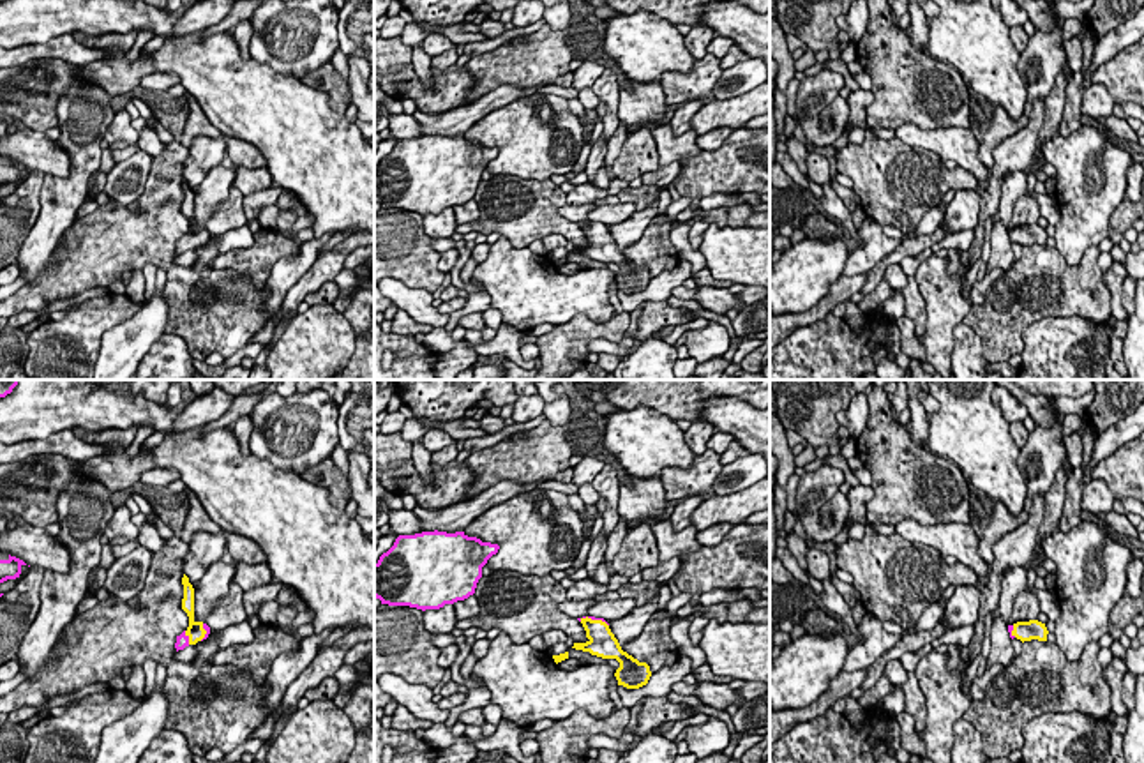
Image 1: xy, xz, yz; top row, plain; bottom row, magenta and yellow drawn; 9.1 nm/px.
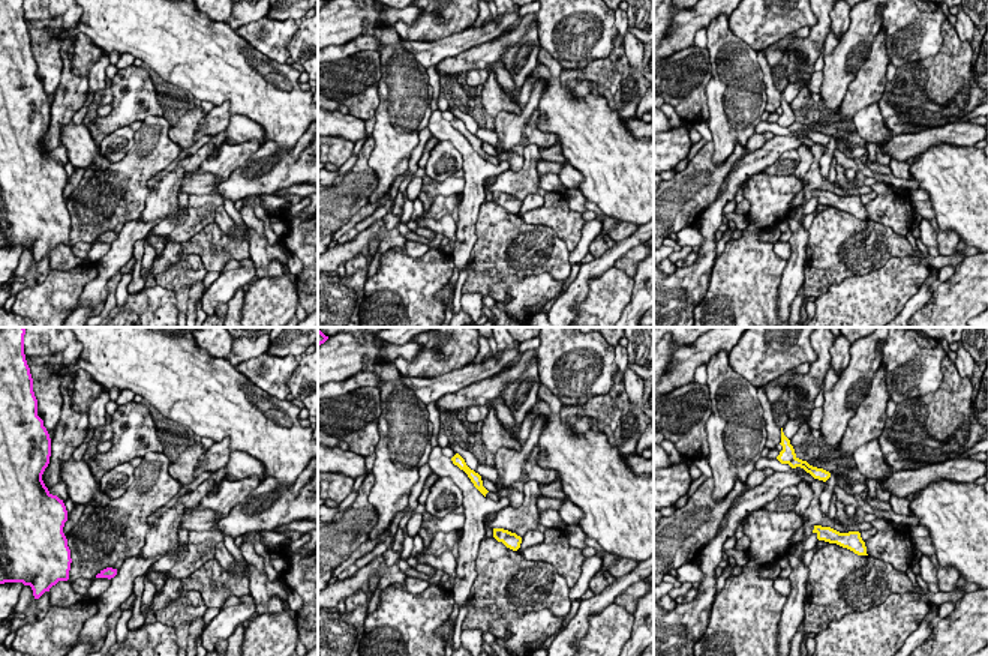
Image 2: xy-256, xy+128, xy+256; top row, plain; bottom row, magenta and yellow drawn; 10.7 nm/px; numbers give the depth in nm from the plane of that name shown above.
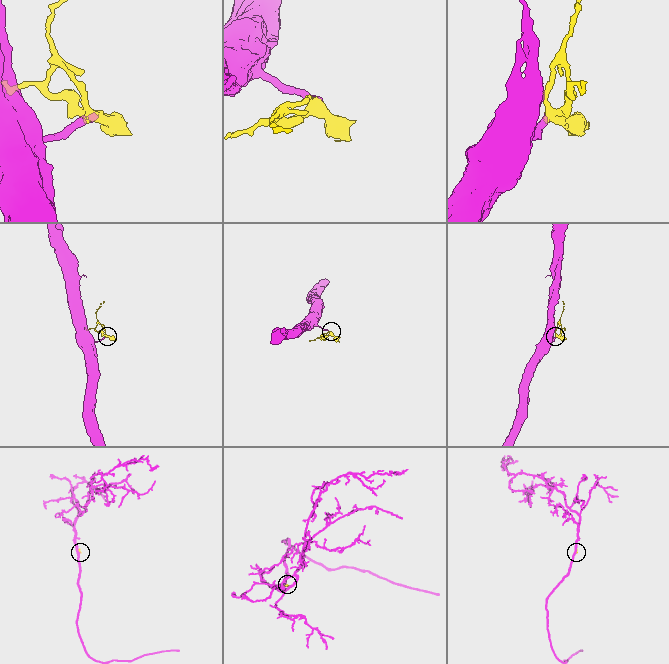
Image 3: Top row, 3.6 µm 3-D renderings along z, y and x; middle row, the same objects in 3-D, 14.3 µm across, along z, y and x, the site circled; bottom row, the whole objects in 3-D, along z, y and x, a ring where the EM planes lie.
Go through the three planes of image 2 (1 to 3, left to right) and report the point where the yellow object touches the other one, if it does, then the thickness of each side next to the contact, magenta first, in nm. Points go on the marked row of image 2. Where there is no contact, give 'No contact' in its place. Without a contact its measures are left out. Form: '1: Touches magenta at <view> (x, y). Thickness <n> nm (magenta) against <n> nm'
1: No contact
2: No contact
3: No contact

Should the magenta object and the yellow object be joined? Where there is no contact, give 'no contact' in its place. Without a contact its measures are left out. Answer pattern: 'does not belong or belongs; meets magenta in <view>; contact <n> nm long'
belongs; meets magenta in xy; contact 140 nm long

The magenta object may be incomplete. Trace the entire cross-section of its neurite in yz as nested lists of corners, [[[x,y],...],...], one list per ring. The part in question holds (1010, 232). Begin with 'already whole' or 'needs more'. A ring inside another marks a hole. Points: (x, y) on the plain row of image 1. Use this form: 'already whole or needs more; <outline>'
needs more; [[[1038,224],[1017,226],[1013,230],[1008,230],[1008,237],[1012,244],[1017,242],[1022,247],[1031,244],[1047,246],[1049,238],[1045,228]]]

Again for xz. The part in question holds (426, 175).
already whole; [[[422,136],[399,140],[394,150],[374,168],[374,201],[388,210],[440,214],[475,198],[482,171],[496,159],[498,148],[482,147],[464,136]]]

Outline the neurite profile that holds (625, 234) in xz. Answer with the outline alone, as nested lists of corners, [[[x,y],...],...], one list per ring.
[[[660,189],[655,193],[657,200],[644,210],[636,210],[627,221],[611,224],[609,233],[618,244],[621,254],[628,246],[636,244],[643,237],[650,223],[659,215],[659,194]]]

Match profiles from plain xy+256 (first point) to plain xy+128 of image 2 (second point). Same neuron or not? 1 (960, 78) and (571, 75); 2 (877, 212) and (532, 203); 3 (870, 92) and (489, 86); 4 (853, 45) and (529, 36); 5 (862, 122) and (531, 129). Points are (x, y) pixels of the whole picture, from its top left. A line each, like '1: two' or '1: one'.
1: one
2: two
3: two
4: one
5: one

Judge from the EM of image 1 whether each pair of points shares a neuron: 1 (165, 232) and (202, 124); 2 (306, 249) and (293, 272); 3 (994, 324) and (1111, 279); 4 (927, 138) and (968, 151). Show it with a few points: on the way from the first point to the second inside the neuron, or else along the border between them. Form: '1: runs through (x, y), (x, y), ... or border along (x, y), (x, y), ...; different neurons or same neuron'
1: border along (179, 142), (188, 147); different neurons
2: runs through (306, 255), (295, 267); same neuron
3: border along (1100, 278), (1109, 292), (1113, 318); different neurons
4: runs through (938, 140), (957, 143); same neuron

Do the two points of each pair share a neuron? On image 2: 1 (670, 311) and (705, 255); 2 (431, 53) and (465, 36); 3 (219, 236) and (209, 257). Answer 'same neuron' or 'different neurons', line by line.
1: same neuron
2: same neuron
3: same neuron

